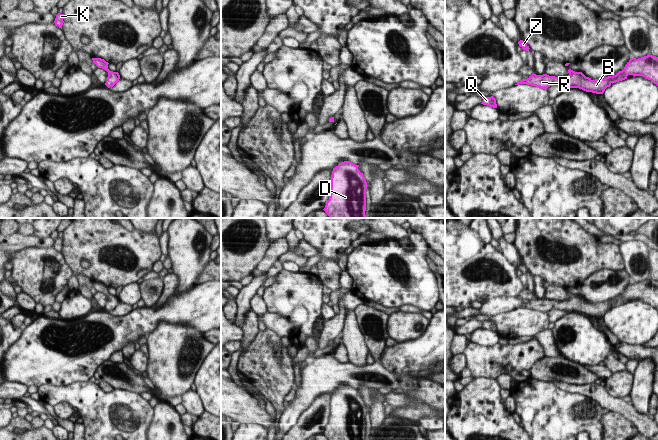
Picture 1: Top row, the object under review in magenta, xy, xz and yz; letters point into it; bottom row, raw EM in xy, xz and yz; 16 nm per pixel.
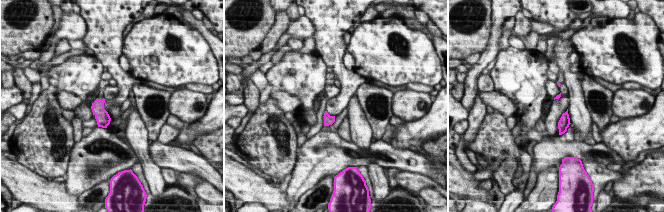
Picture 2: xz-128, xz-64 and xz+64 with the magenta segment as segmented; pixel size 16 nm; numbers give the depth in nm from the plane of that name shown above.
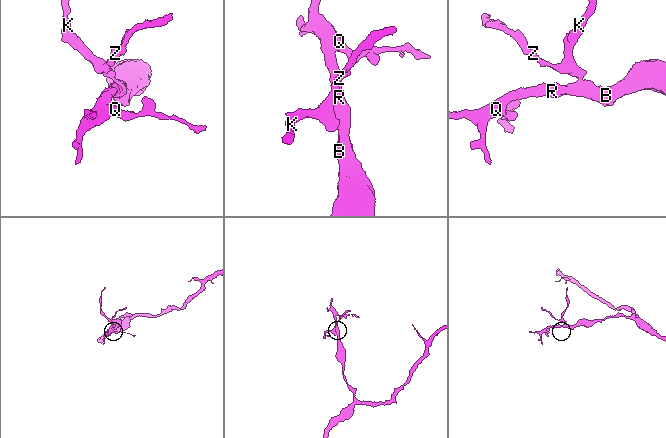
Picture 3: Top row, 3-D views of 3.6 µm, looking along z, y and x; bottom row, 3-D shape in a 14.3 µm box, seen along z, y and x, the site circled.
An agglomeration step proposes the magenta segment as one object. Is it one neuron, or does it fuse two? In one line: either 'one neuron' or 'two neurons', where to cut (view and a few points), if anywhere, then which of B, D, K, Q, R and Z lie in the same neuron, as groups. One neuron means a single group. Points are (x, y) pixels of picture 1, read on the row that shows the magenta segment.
one neuron | no cut | B D K Q R Z

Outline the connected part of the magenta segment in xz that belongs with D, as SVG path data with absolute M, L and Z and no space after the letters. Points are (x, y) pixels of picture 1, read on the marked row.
M350 161L333 168L331 193L323 209L329 218L366 218L366 179Z

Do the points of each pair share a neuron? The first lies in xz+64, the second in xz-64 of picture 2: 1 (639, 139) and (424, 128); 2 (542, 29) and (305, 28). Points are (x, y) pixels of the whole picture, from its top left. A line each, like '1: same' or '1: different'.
1: same
2: same

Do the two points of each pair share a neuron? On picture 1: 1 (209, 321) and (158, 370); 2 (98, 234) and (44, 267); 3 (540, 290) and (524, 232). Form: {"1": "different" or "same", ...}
{"1": "different", "2": "different", "3": "different"}

